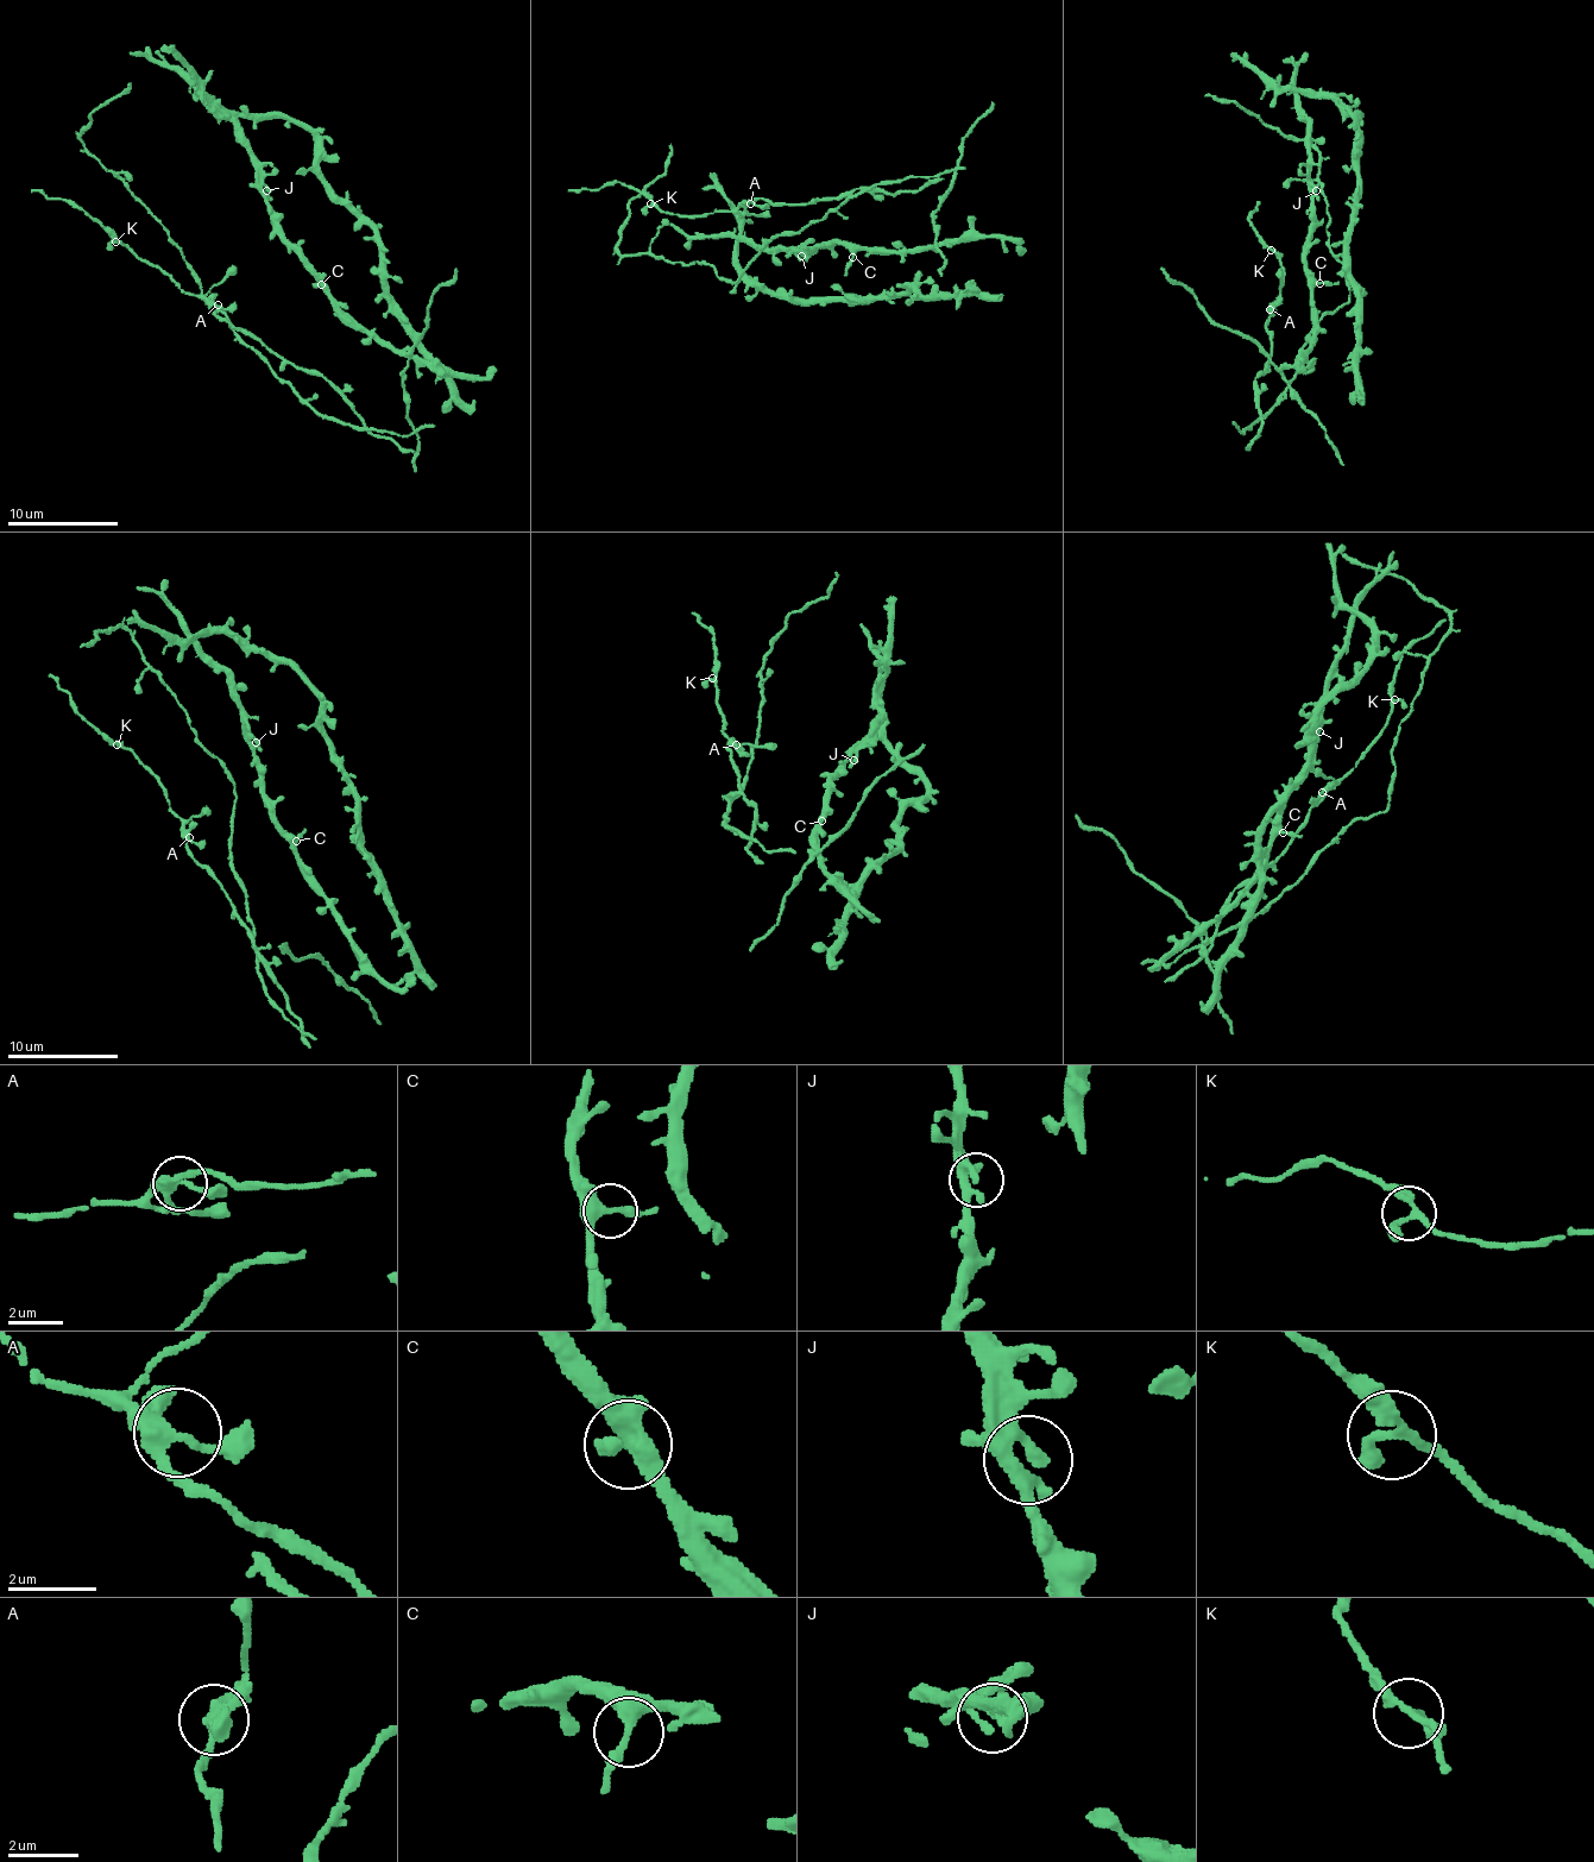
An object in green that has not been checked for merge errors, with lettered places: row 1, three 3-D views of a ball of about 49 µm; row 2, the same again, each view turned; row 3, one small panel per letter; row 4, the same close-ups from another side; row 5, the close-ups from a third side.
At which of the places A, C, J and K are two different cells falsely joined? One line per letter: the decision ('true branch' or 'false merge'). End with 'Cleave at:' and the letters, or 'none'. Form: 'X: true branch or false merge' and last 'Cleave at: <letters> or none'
A: true branch
C: true branch
J: true branch
K: true branch
Cleave at: none

